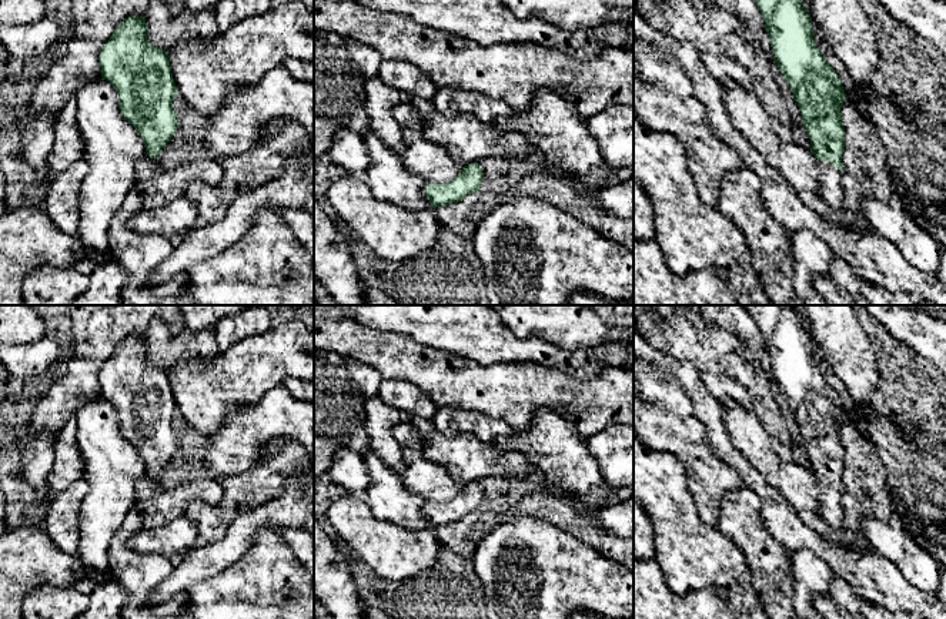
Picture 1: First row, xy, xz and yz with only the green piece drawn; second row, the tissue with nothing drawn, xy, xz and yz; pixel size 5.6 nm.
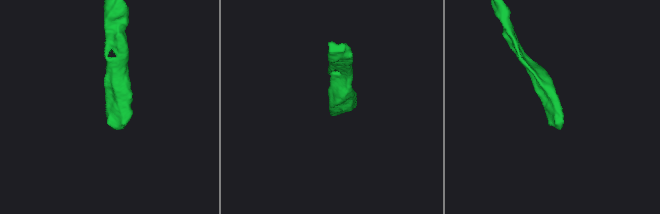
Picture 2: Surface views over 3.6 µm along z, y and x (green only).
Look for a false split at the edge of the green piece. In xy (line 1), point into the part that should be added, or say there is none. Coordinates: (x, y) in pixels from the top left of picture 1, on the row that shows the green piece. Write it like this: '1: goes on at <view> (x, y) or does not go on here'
1: does not go on here

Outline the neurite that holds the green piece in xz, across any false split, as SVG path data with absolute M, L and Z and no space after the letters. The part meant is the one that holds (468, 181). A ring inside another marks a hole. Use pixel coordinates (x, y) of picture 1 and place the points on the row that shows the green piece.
M471 163L451 181L444 184L427 183L425 195L432 208L461 201L465 195L478 191L484 173L478 163Z

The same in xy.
M146 17L124 19L103 44L98 64L101 77L118 94L121 116L141 135L144 154L158 160L178 127L178 116L173 110L177 86L168 51L147 40Z

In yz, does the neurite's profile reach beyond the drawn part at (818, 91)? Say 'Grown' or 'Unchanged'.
Grown

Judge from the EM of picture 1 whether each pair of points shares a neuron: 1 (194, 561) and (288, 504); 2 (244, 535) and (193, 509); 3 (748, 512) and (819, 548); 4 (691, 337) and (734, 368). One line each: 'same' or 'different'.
1: same
2: different
3: different
4: different

